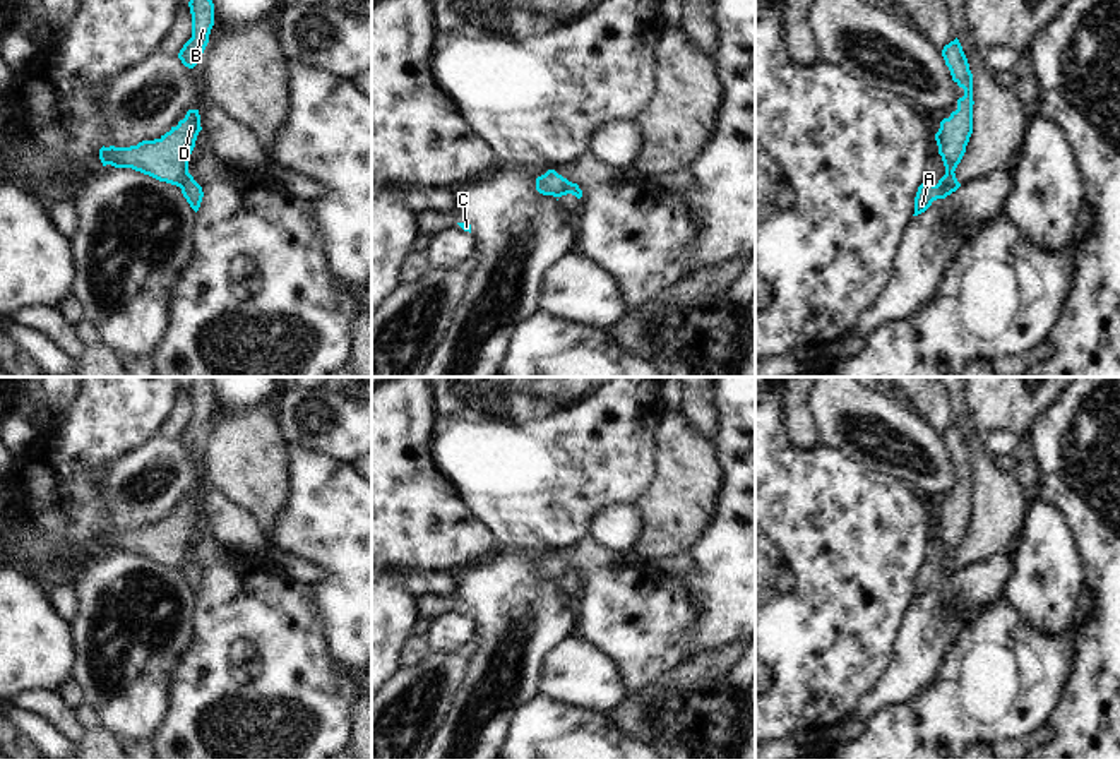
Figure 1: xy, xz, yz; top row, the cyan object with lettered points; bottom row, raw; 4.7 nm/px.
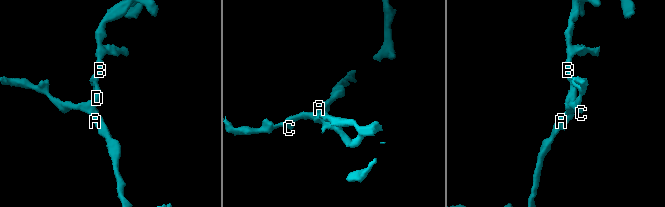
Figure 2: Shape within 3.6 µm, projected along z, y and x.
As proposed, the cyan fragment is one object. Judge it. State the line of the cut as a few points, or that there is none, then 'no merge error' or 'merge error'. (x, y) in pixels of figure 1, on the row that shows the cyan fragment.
yz (953, 172), (939, 184) | merge error

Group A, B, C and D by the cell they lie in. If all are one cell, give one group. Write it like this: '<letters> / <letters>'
A / B C D

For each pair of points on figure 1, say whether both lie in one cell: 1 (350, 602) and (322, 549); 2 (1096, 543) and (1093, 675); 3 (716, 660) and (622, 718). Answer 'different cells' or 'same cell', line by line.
1: same cell
2: same cell
3: same cell

